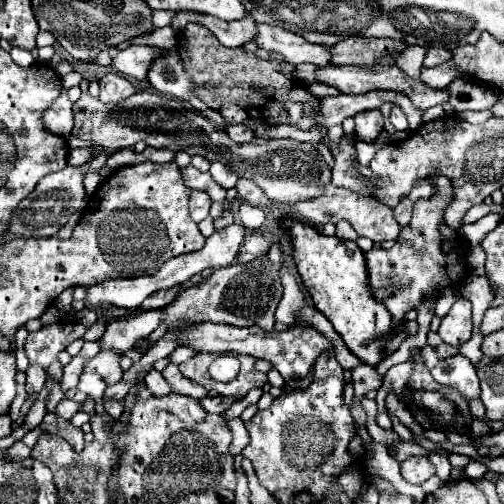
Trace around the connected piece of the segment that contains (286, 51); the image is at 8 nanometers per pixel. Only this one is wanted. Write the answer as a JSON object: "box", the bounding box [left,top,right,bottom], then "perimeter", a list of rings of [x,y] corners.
{"box":[254,24,330,66],"perimeter":[[[256,24],[254,42],[258,44],[258,48],[264,48],[268,52],[276,52],[292,64],[300,64],[300,62],[312,62],[314,66],[328,66],[330,64],[330,54],[328,54],[326,46],[306,42],[302,36],[288,32],[288,30],[282,30],[278,26]]]}

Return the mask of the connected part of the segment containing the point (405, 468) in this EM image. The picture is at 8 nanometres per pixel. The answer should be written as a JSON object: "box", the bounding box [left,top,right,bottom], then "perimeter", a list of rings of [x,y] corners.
{"box":[402,456,434,484],"perimeter":[[[410,456],[402,462],[402,476],[410,484],[422,484],[434,474],[434,466],[424,456]]]}

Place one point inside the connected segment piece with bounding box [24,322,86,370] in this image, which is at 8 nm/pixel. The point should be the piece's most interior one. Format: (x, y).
(42, 347)

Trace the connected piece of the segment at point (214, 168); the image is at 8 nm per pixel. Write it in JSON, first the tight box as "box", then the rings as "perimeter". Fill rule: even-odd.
{"box":[210,162,238,190],"perimeter":[[[210,162],[210,174],[212,174],[212,178],[220,184],[220,186],[224,186],[226,190],[228,188],[234,188],[234,184],[236,184],[236,180],[238,180],[238,176],[230,170],[230,166],[228,164],[222,164],[222,162]]]}

